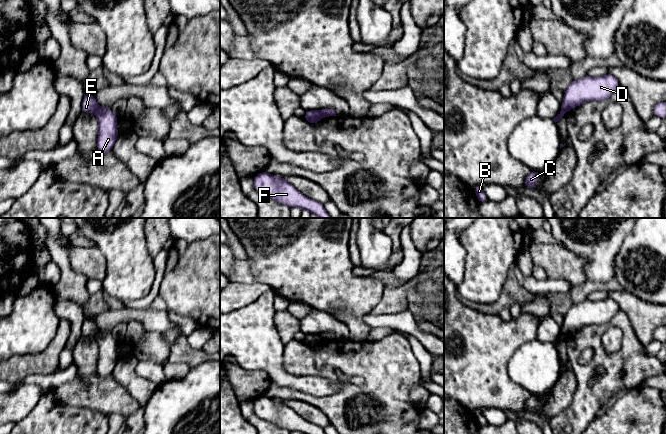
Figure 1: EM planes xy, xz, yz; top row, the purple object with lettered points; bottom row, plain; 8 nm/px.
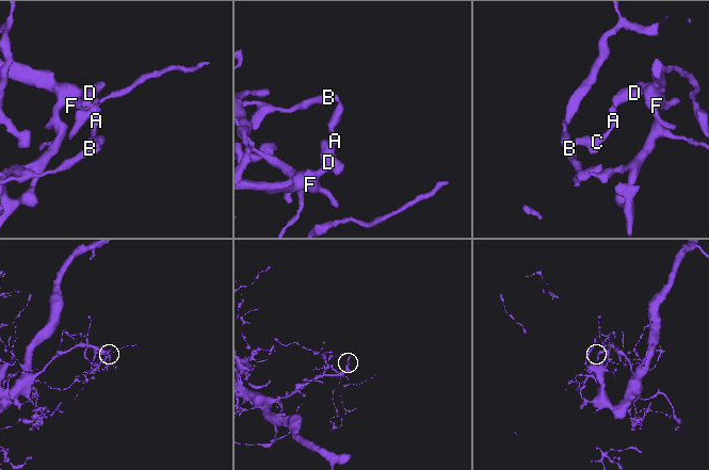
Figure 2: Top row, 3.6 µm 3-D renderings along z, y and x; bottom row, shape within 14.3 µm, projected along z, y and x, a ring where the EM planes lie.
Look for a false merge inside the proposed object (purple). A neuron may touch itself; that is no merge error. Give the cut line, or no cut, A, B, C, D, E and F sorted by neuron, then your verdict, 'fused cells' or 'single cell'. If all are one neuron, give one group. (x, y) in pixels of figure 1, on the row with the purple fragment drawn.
xz (318, 111), (323, 116) | A B C / D E F | fused cells

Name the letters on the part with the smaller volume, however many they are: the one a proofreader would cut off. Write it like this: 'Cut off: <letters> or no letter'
Cut off: A, B, C

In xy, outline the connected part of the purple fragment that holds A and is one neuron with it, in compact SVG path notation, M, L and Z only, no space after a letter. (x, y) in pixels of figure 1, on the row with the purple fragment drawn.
M99 107L95 111L95 114L99 123L97 133L98 143L96 147L101 154L105 154L113 149L119 136L116 126L118 117L110 108Z

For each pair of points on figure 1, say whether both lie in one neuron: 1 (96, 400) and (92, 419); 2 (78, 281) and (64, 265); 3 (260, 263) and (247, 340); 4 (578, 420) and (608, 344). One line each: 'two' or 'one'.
1: two
2: one
3: two
4: two

